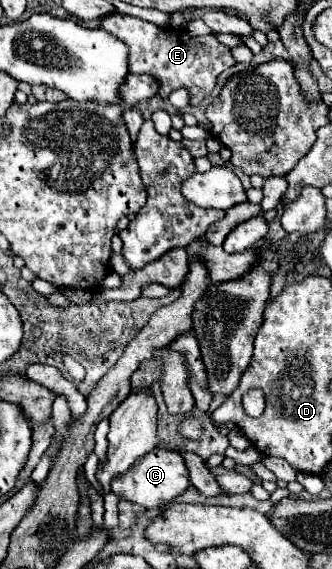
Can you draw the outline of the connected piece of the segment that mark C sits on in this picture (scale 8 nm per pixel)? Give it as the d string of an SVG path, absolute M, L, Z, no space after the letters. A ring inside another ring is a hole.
M152 449L150 453L140 457L128 469L128 473L114 479L112 493L120 495L120 497L124 497L124 499L128 499L132 503L138 503L138 505L142 505L146 509L152 509L152 507L168 505L172 499L182 495L188 487L190 487L190 473L188 473L188 467L184 463L184 457L178 451Z

